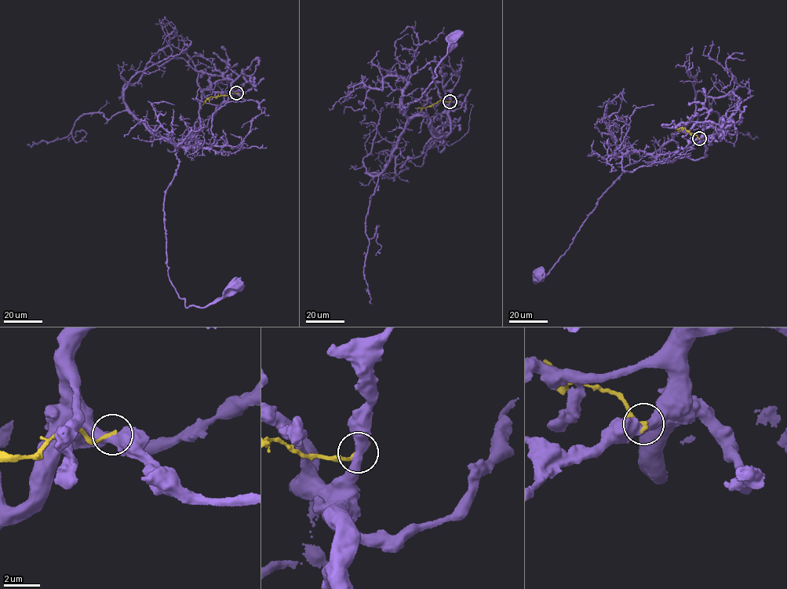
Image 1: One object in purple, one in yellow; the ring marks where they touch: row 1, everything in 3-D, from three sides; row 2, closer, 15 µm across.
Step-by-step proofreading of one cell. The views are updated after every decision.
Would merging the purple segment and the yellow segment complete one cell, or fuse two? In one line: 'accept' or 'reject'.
reject

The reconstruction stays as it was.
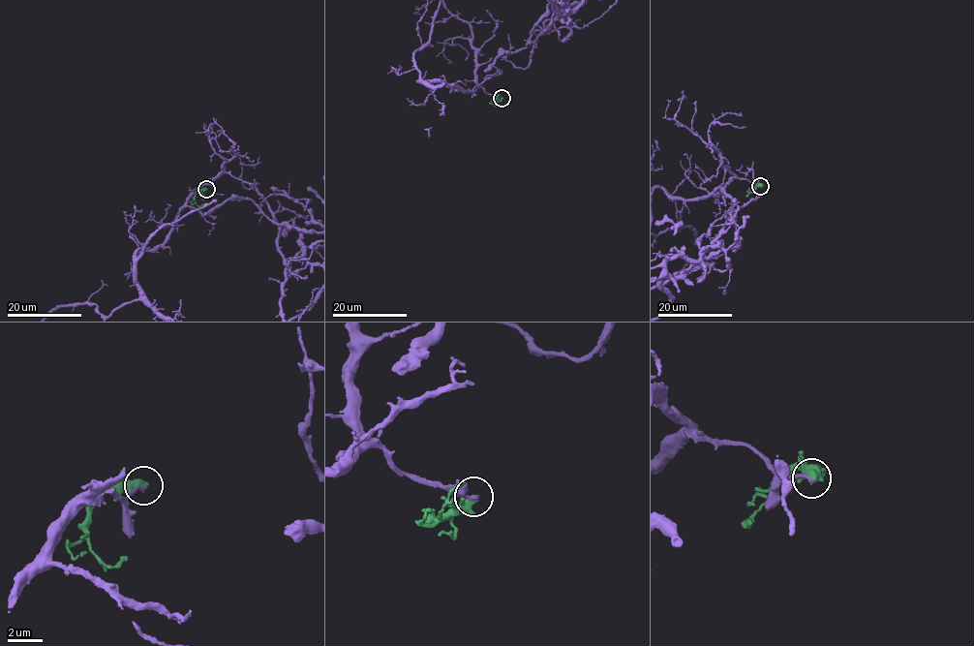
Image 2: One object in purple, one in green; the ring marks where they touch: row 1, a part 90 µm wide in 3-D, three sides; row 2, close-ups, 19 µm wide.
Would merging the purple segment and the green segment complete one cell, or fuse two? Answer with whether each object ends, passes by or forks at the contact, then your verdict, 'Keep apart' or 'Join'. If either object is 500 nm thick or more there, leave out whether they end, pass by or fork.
At the ring purple ends. At the ring green passes by. Keep apart

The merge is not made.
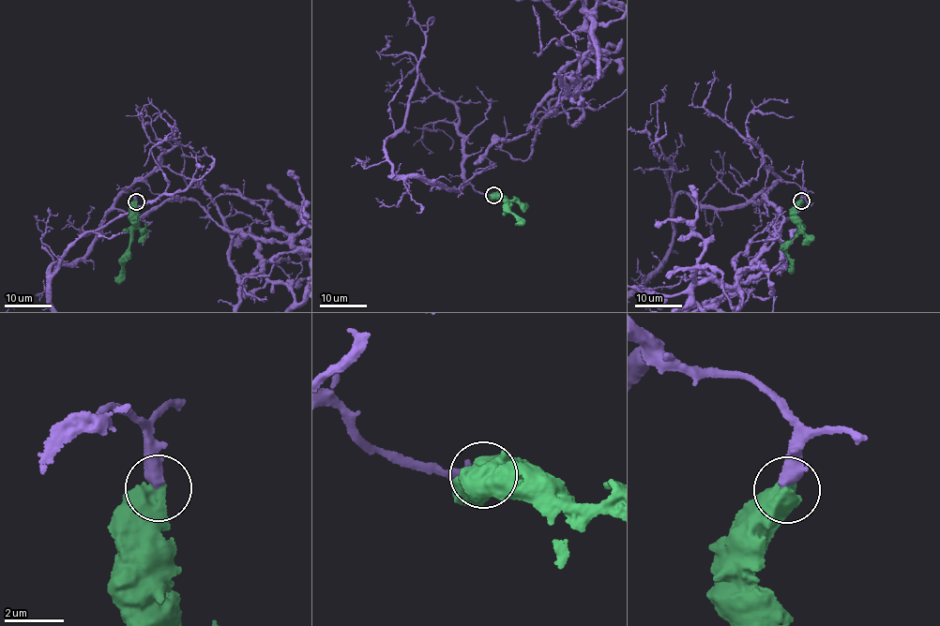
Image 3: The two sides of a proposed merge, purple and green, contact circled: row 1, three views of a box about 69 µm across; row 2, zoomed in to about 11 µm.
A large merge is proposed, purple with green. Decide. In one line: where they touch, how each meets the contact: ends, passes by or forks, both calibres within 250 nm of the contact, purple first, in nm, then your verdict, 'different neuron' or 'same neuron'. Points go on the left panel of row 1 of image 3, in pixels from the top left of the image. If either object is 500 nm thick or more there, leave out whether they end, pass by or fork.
at (136, 201); 480 nm thick on the purple side, 650 nm on the other; different neuron

